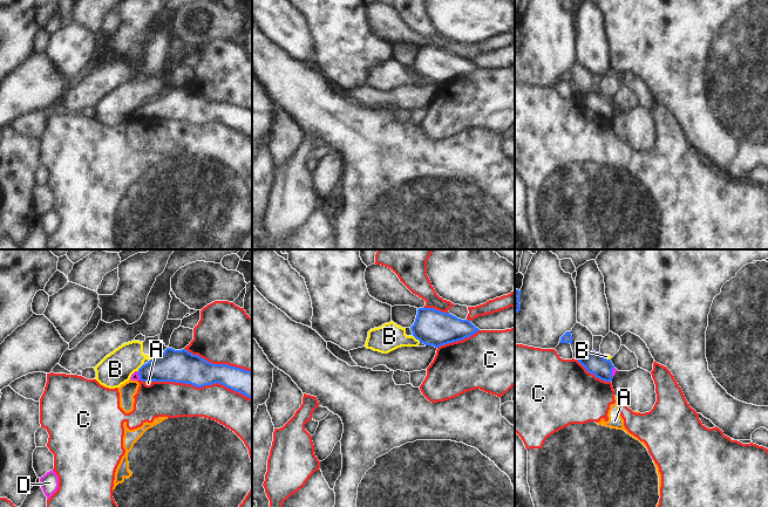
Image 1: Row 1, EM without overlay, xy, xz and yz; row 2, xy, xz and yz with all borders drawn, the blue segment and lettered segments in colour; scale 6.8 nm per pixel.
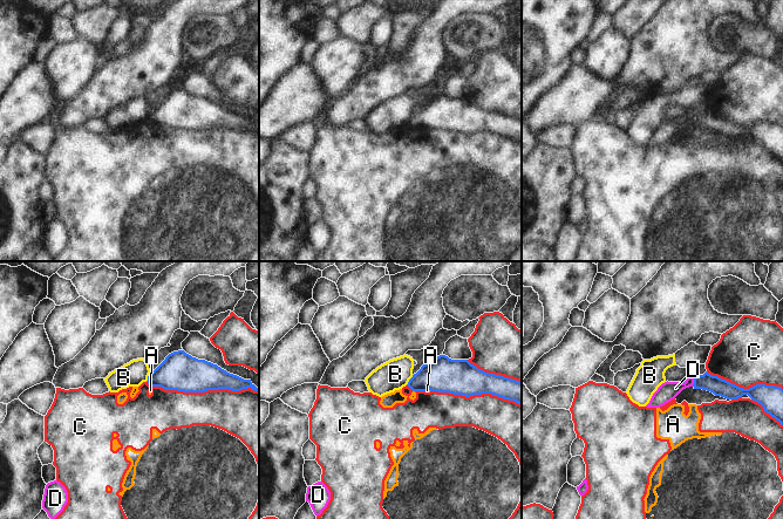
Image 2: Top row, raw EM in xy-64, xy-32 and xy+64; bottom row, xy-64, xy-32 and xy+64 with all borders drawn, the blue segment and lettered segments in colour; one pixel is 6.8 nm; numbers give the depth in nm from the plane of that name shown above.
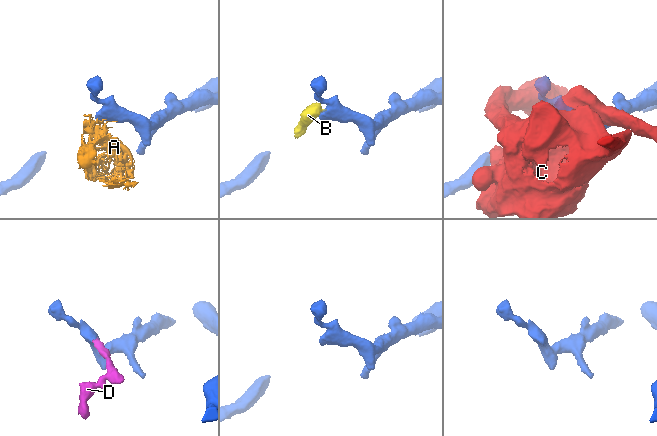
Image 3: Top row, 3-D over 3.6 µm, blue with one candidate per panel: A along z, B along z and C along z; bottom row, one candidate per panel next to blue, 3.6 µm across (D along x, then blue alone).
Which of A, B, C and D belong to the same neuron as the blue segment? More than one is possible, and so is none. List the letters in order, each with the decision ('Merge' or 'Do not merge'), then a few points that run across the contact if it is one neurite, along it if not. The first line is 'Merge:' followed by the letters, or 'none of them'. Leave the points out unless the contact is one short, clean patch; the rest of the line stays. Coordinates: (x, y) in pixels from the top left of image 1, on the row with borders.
Merge: D
A: Do not merge. Line: xy (145, 381), (150, 382)
B: Do not merge. Line: xz (413, 335), (420, 342)
C: Do not merge
D: Merge. Line: yz (593, 362), (611, 372), (614, 370)

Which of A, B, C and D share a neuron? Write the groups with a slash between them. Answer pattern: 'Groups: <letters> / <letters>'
Groups: A C / B / D

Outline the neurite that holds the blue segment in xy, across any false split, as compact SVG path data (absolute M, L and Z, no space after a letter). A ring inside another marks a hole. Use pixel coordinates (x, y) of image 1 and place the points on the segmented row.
M166 348L162 355L155 356L148 363L143 364L137 371L135 371L130 379L141 379L142 382L175 382L191 384L196 388L219 383L252 399L251 371L227 364L212 364L198 355L192 355L185 349L175 350L172 348Z

